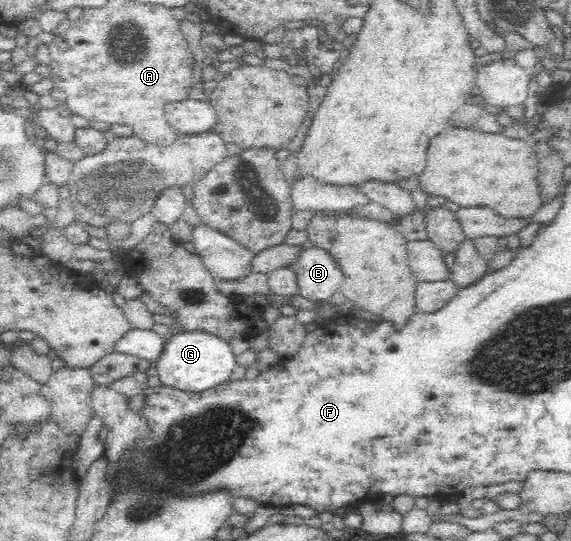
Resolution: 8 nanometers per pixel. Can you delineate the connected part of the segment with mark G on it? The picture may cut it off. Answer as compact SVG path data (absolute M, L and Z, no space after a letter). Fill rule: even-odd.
M187 330L169 337L164 354L160 356L156 365L157 375L162 384L182 392L199 393L229 381L234 368L238 366L238 360L228 340L206 331Z

